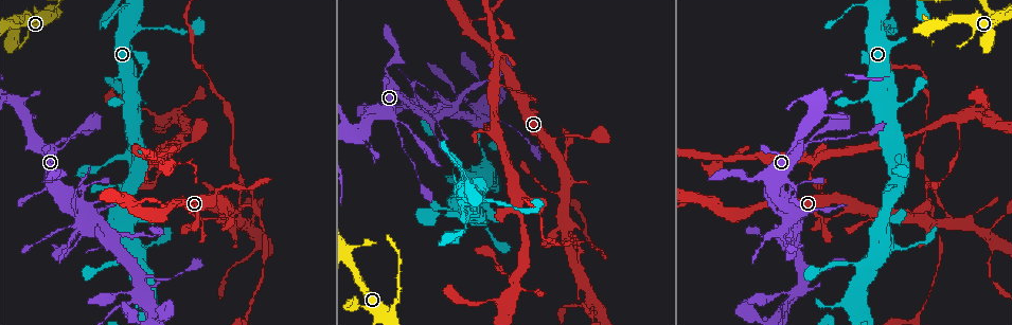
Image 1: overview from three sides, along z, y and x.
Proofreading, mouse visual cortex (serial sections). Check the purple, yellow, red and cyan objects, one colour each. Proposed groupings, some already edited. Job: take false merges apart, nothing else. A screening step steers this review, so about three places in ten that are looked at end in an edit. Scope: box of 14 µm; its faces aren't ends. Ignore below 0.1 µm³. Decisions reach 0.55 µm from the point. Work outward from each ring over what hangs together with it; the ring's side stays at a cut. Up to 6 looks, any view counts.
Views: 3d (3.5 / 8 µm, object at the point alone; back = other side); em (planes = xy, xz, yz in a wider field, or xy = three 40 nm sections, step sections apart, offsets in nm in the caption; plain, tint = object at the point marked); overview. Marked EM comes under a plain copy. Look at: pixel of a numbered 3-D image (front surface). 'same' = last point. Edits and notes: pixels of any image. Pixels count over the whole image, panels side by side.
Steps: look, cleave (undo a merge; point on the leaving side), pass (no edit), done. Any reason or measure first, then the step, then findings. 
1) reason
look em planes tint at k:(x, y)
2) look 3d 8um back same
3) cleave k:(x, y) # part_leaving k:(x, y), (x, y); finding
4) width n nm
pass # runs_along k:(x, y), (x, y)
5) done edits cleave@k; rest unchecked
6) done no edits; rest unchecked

abrupt turn
look 3d 8um at 1:(396, 304)

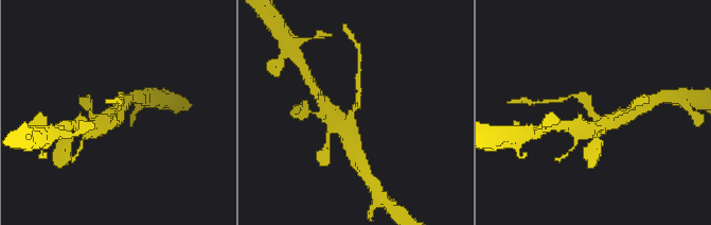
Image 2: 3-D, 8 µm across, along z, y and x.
look em planes tint at 2:(591, 114)

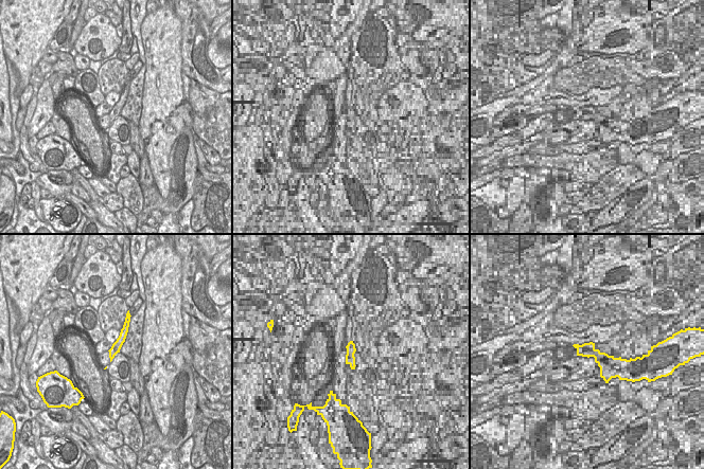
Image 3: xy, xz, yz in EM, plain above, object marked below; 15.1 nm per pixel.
arm_widths 200, 450 nm
cleave 2:(585, 97) # part_leaving 2:(592, 113), (579, 96), (556, 100); a second cell is stuck on

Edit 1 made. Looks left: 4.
thin neck
look 3d 3.5um at 1:(707, 203)

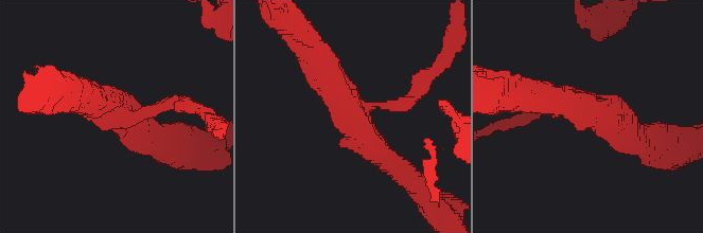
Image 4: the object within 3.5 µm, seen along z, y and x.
look em xy step 2 tint at 4:(357, 115)

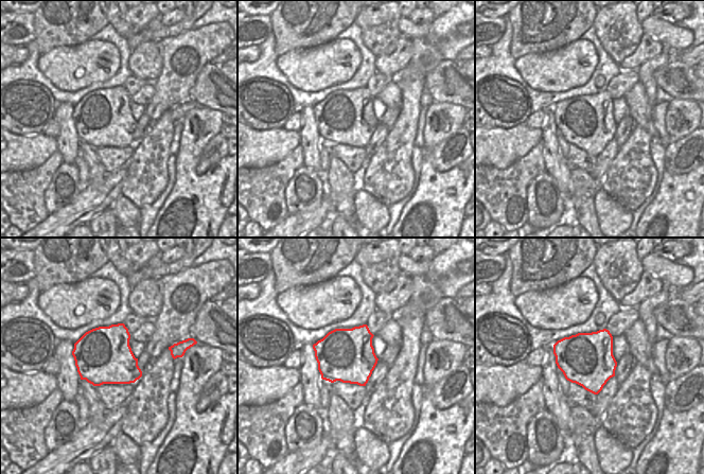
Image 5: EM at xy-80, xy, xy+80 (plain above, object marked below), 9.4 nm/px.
another direction
look em xy step 3 tint same

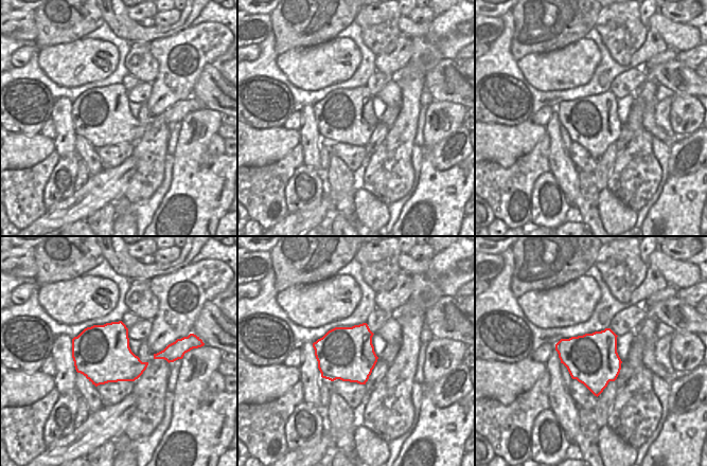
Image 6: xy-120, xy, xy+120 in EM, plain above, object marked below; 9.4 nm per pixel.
arm_widths 200, 350, 450 nm
pass # one cell here

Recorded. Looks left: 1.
done edits cleave@2; rest unchecked

